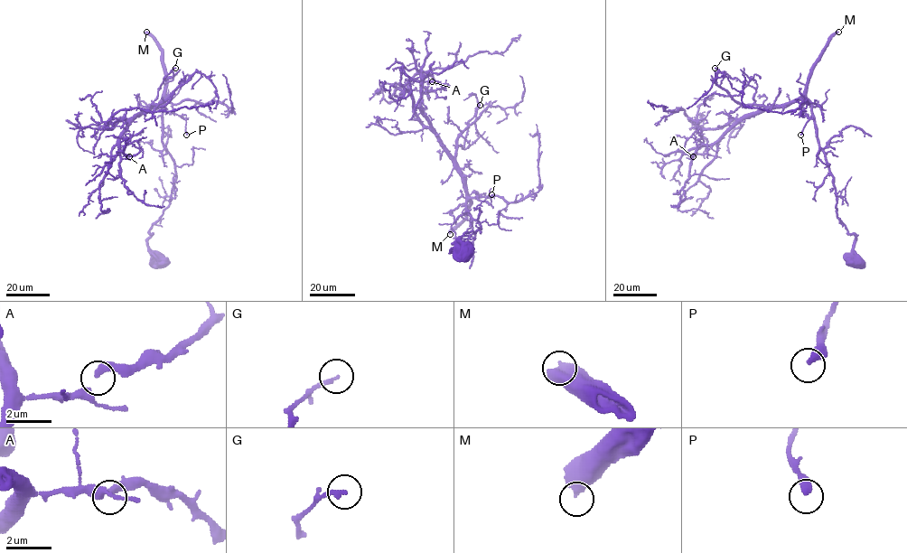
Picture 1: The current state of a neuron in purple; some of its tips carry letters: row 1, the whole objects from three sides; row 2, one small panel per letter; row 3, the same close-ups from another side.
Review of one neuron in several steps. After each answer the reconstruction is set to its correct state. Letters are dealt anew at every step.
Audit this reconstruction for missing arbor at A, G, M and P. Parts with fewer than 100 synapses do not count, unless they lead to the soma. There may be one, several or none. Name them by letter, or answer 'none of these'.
M

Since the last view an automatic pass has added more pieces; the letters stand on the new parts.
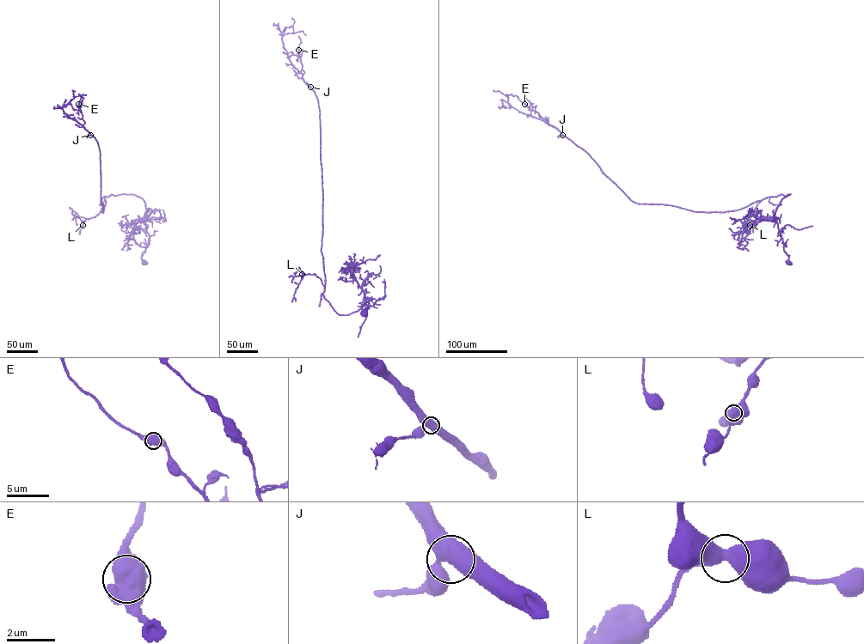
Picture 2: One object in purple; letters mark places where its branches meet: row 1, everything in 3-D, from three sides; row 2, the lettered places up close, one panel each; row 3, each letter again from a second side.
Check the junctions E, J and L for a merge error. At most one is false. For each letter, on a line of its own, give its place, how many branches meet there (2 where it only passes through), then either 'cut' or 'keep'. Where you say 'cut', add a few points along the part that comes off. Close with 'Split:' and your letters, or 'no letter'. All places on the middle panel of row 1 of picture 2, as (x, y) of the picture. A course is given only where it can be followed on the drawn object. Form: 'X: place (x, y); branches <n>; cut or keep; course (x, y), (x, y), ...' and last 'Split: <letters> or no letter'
E: place (298, 50); branches 3; keep
J: place (310, 87); branches 3; keep
L: place (302, 274); branches 3; keep
Split: no letter

